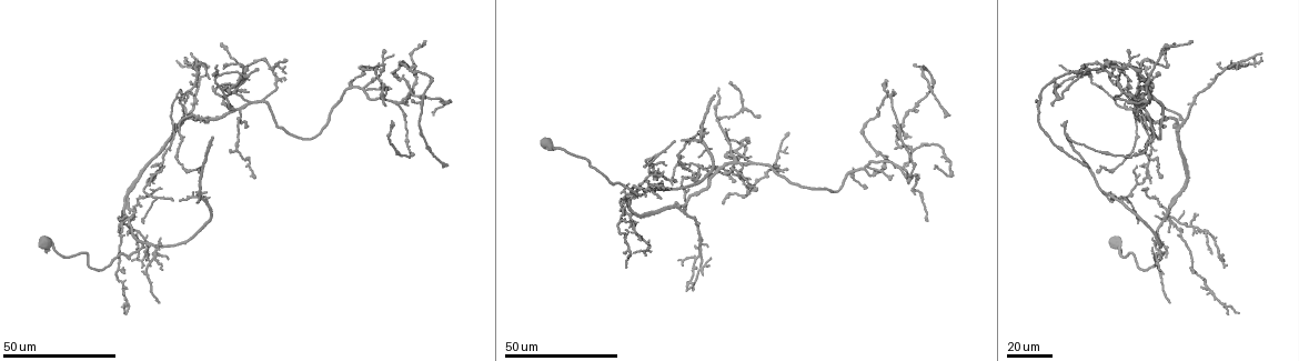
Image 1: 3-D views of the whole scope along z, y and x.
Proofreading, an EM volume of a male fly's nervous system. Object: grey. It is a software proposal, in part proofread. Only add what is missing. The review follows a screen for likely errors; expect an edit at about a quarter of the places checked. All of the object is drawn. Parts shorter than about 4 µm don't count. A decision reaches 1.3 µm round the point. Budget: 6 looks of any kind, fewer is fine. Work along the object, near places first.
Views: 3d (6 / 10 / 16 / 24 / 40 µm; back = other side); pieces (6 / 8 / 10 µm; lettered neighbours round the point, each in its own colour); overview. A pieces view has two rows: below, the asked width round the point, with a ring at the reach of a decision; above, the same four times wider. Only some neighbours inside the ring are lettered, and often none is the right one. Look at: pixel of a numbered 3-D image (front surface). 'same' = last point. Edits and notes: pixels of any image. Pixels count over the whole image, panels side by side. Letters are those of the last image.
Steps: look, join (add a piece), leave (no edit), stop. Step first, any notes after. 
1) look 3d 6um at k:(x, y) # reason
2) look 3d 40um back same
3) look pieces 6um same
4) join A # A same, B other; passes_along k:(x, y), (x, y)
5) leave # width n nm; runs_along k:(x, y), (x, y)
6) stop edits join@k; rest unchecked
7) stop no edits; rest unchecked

look 3d 24um at 1:(925, 221) # long arm stops here

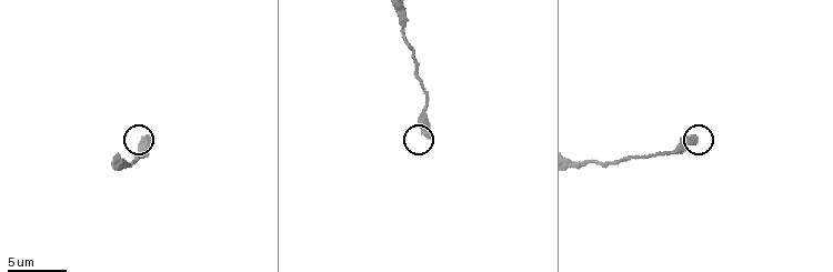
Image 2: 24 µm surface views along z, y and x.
look pieces 8um at 2:(693, 137) # what lies round it

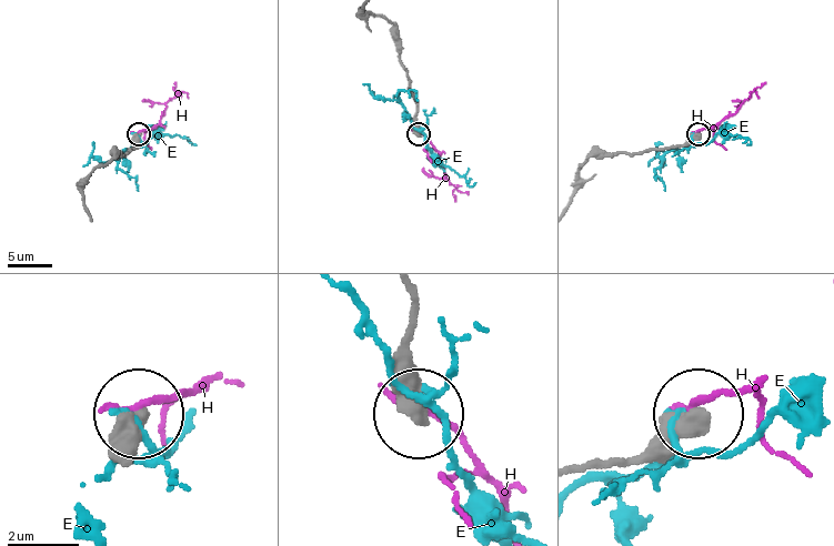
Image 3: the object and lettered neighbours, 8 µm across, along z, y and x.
leave # width 410 nm; E other, H other; runs_along 3:(409, 296), (415, 410); no lettered piece goes on from it

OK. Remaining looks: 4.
look 3d 24um at 1:(1136, 115)

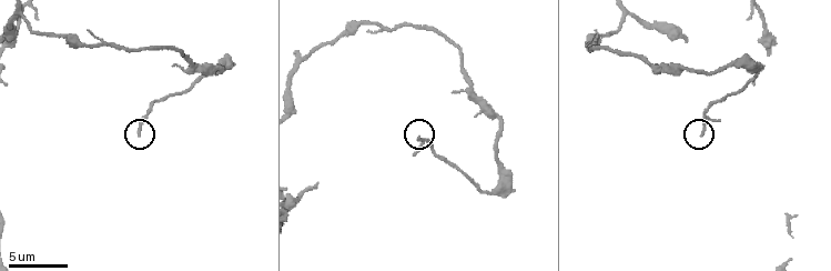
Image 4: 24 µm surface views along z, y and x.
look pieces 6um at 4:(420, 136)

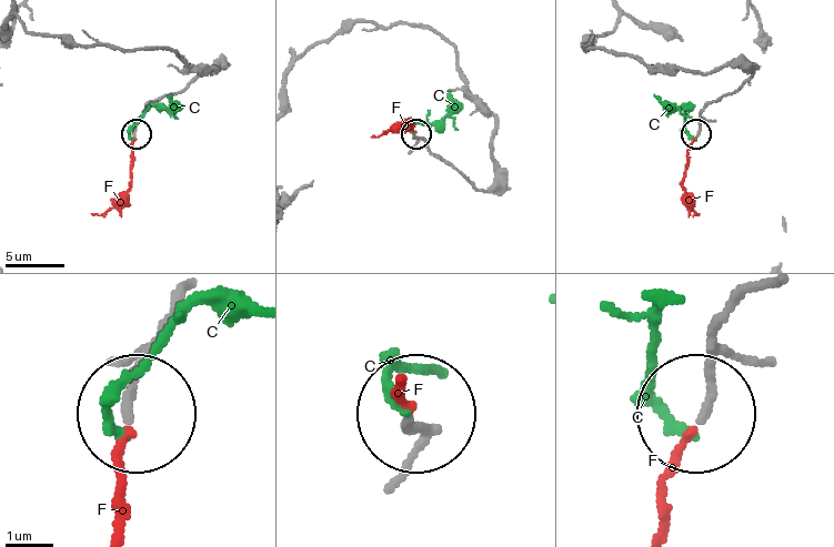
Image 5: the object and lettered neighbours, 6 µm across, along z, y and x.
join F # width 180 nm; C other, F same; the neuron continues

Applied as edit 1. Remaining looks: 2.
look 3d 40um at 1:(718, 89) # free end

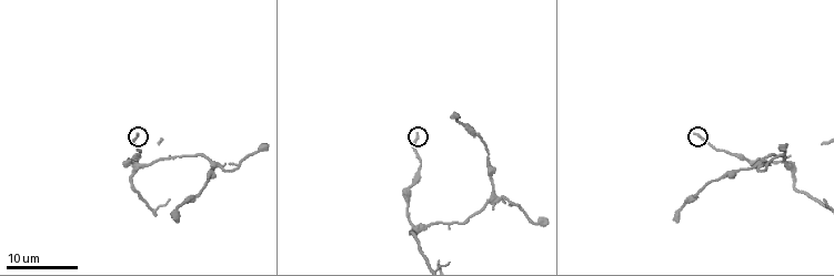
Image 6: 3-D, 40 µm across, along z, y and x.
look pieces 8um at 6:(415, 132)

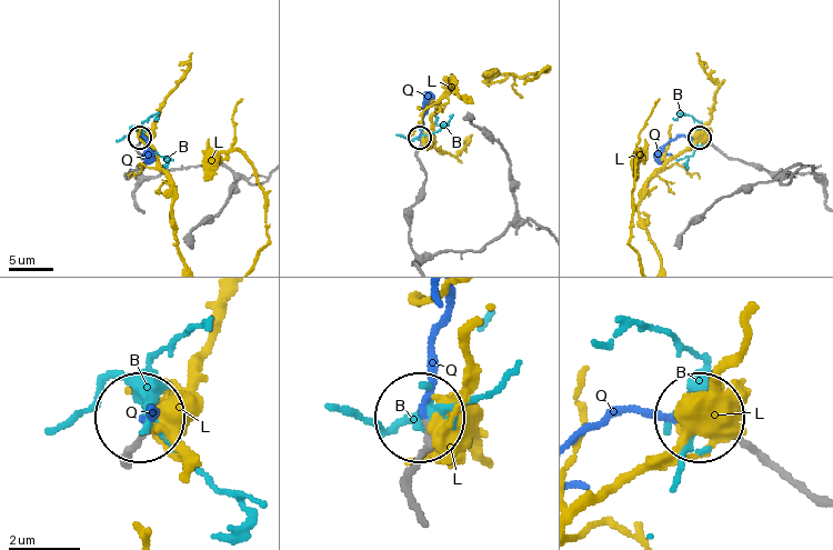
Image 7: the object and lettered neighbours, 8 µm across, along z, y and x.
join Q # width 150 nm; B other, L other, Q same; passes_along 7:(421, 512), (412, 470), (430, 336), (448, 300); it goes on there

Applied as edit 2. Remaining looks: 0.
stop edits join@5, join@7; rest unchecked

